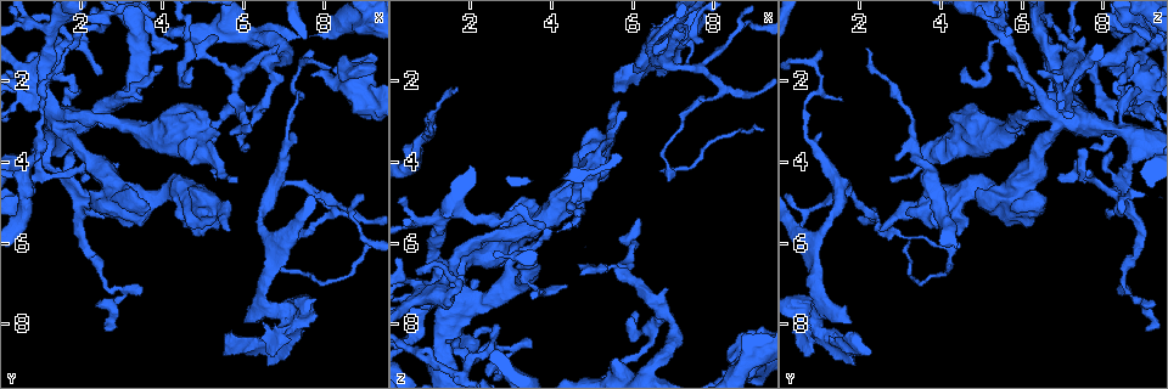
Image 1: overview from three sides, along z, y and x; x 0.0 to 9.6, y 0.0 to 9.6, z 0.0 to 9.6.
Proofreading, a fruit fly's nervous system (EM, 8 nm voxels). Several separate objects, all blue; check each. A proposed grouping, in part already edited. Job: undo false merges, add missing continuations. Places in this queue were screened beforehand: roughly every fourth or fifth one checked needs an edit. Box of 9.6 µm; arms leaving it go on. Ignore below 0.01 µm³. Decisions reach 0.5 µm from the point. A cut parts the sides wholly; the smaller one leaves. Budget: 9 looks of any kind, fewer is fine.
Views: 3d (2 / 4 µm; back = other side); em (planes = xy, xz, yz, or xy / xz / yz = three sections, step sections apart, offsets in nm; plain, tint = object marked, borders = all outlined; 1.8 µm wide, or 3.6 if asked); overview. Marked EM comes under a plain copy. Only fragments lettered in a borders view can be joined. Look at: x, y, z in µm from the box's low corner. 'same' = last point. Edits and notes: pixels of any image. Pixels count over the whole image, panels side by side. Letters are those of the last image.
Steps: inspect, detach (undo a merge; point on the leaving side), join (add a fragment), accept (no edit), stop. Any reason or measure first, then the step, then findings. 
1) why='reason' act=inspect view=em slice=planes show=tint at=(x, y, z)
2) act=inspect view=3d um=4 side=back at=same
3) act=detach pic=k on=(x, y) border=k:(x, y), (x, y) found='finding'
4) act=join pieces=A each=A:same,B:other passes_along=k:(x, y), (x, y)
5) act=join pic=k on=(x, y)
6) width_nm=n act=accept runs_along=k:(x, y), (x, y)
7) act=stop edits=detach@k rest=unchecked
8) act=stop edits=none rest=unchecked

why='thin neck' act=inspect view=3d um=4 at=(1.30, 2.80, 6.85)

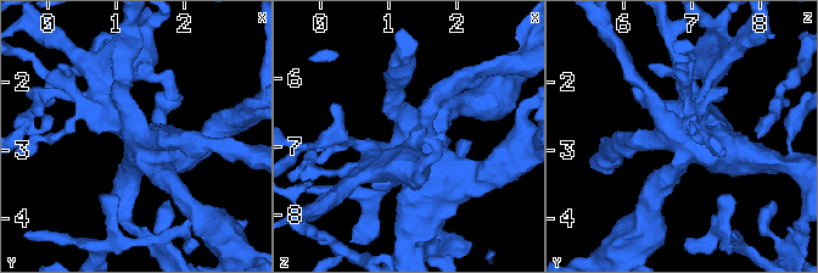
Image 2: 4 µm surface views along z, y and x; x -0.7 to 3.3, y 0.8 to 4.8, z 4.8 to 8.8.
act=inspect view=em slice=planes show=borders at=(1.35, 2.85, 6.90)

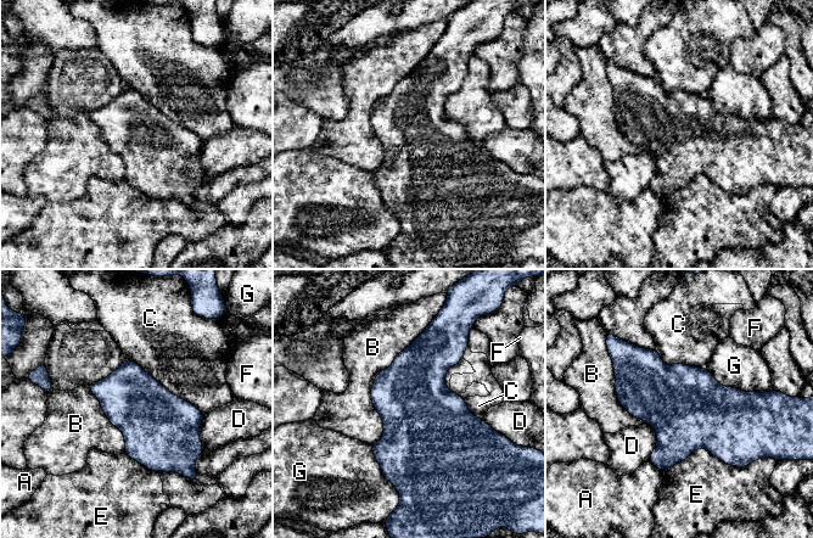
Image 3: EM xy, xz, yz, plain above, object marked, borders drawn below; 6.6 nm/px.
width_nm=440 act=accept each=A:other,B:other,C:other,D:other,E:other,F:other,G:other border=3:(430, 324), (374, 381), (370, 444) found='continuous, no second neuron'

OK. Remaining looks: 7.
why='sharp bend' act=inspect view=em slice=planes show=tint at=(5.05, 1.25, 6.65)

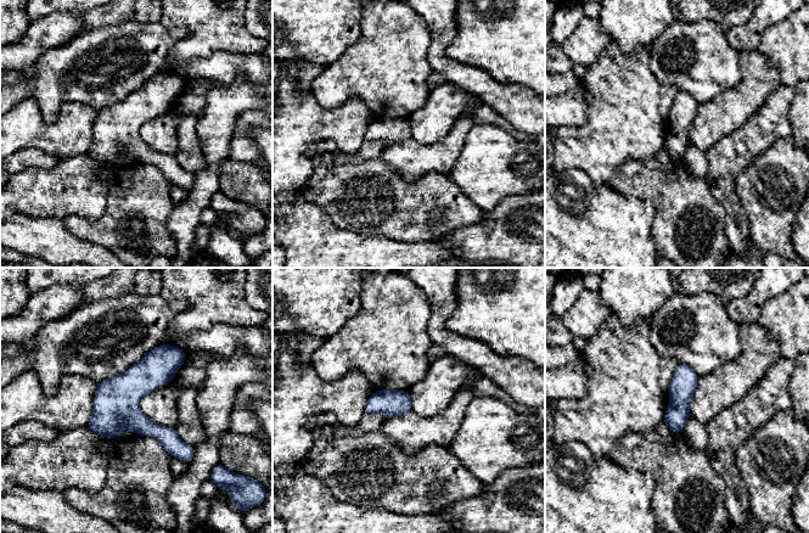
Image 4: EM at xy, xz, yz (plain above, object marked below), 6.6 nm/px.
act=inspect view=em slice=planes show=borders at=same

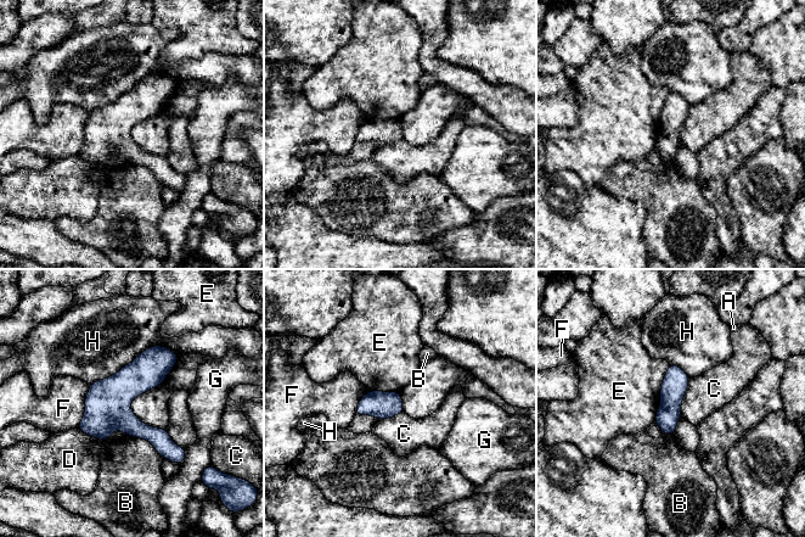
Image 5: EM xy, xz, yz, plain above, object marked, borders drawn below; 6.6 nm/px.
act=accept each=A:other,B:other,C:other,D:other,E:other,F:other,G:other,H:other found='all the same neuron'

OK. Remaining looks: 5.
why='branch stops here' act=inspect view=em um=3.6 slice=xy step=8 show=borders at=(6.20, 3.05, 5.40)

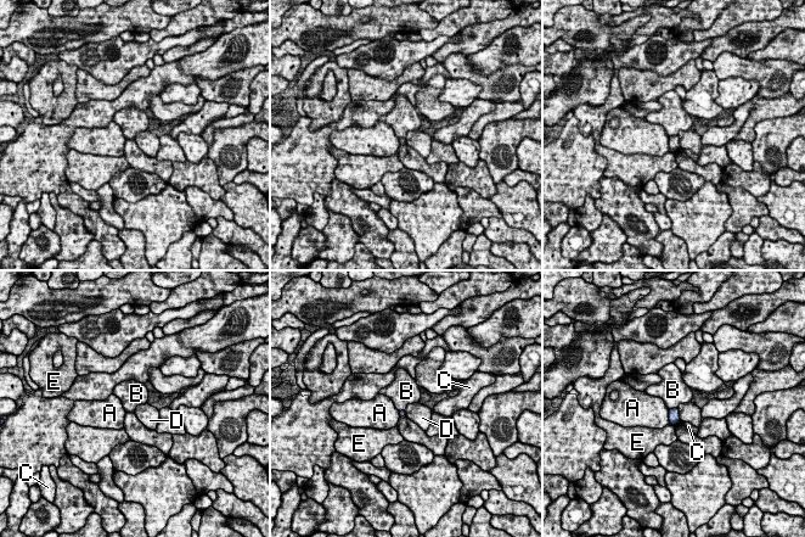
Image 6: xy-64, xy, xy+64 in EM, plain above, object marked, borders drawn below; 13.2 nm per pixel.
act=accept each=A:other,B:other,C:other,D:other,E:other border=6:(677, 408), (681, 420) found='no lettered fragment goes on from it'

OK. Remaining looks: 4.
why='three arms meet' act=inspect view=3d um=2 at=(6.50, 7.35, 1.05)

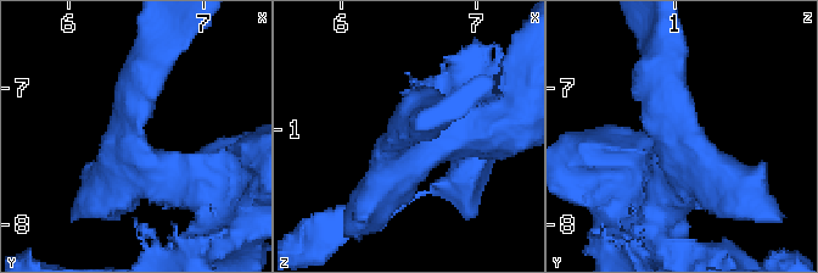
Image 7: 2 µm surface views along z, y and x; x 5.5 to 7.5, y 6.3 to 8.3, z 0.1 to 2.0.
arms=3 arm_widths_nm=280,320,440 act=inspect view=em slice=planes show=tint at=(6.46, 7.38, 1.04)

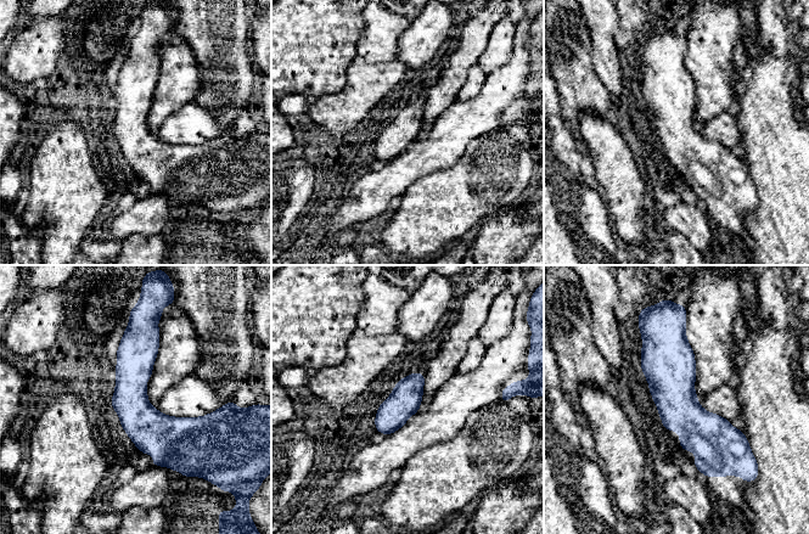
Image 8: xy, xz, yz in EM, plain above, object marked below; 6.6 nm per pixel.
why='what lies round it' act=inspect view=em slice=planes show=borders at=same

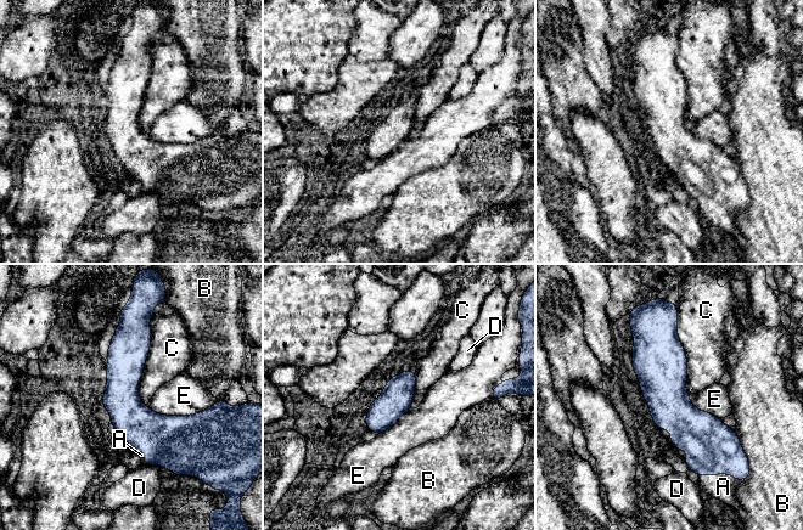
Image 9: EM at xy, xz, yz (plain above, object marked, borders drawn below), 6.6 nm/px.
act=join pieces=A each=A:same,B:other,C:other,D:other,E:other found='the neuron continues'

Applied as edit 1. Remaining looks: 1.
act=stop edits=join@9 rest=unchecked

